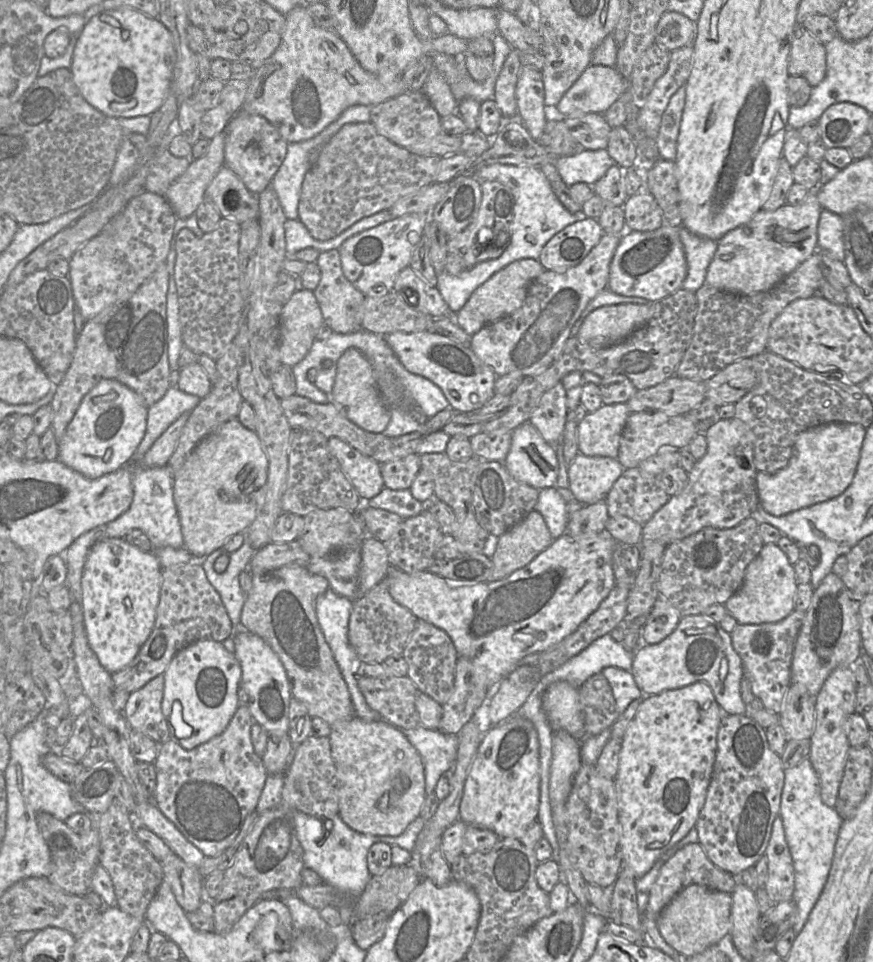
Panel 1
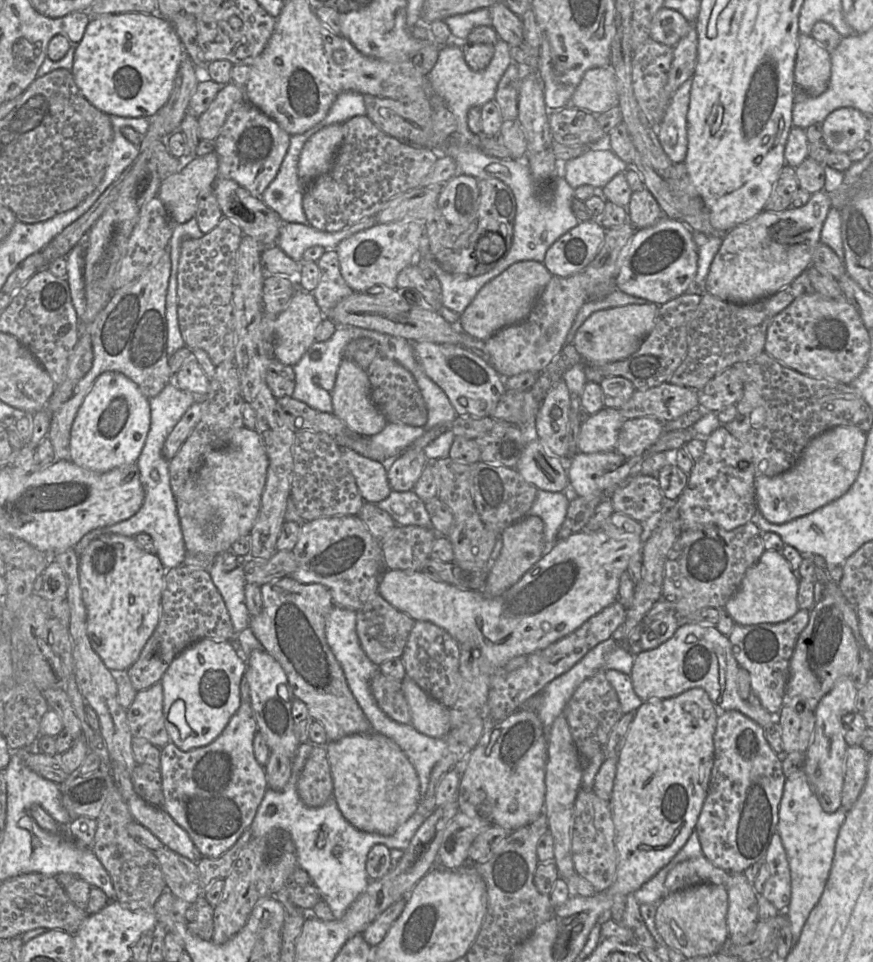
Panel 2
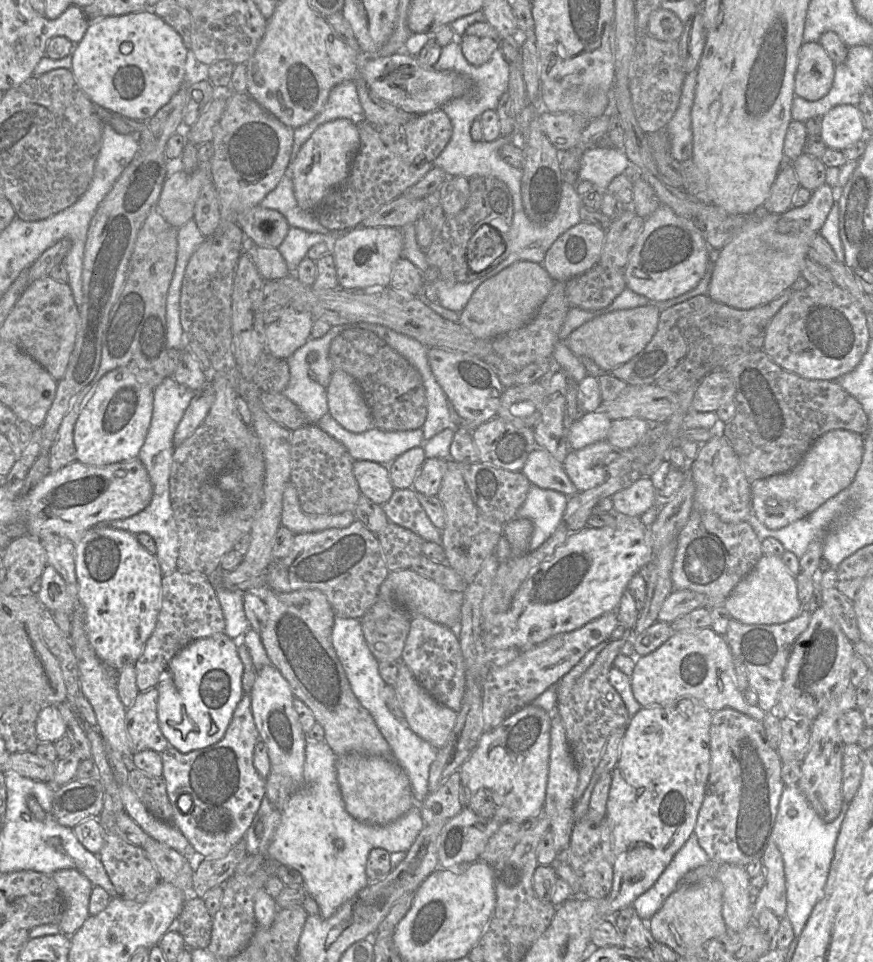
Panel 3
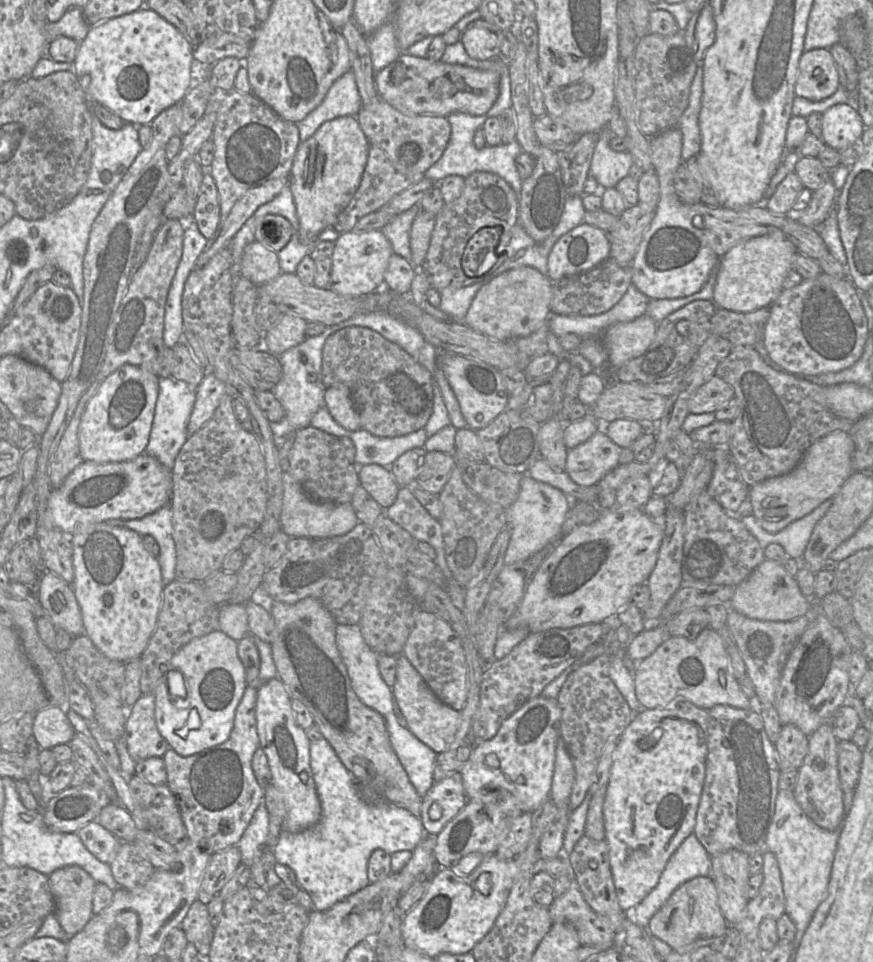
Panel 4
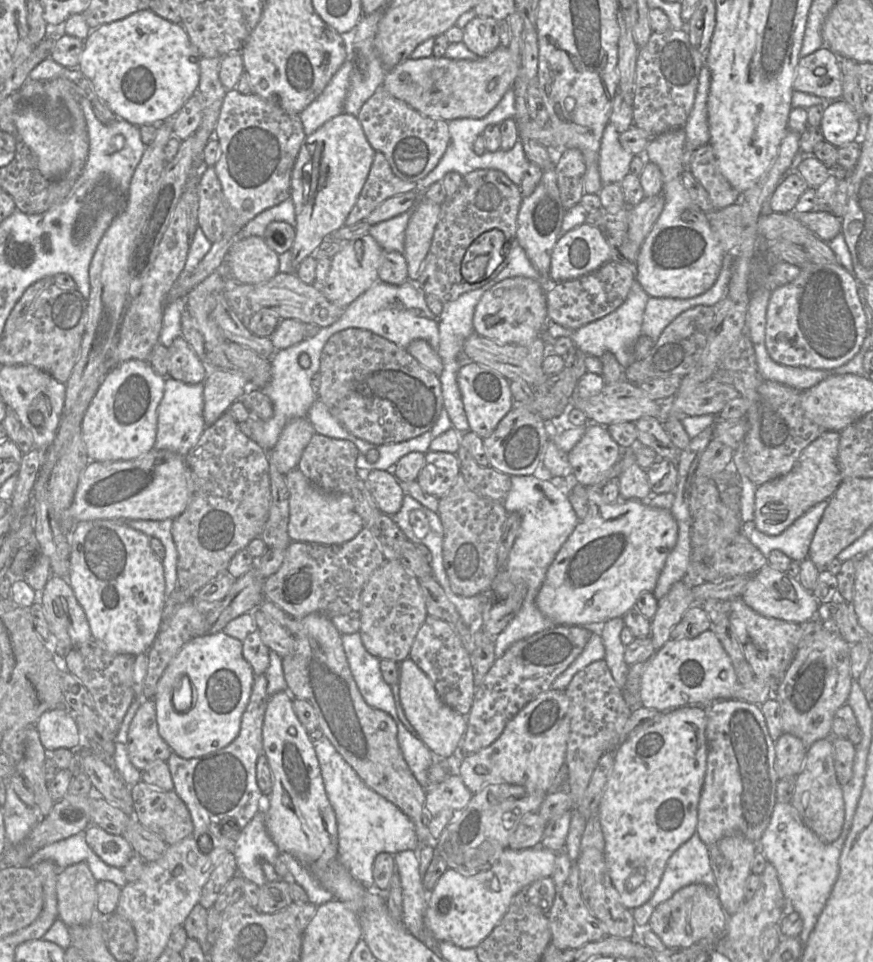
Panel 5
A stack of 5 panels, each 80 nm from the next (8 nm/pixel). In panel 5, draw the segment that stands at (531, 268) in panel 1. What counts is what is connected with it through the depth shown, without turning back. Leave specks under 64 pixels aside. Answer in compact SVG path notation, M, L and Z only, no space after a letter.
M527 277L508 278L484 293L475 307L474 333L501 344L527 345L539 338L548 323L546 292Z

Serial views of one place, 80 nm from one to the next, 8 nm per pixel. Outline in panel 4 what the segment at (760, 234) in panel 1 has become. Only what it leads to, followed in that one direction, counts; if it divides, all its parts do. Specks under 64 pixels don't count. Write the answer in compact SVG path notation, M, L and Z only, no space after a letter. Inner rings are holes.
M829 178L825 184L812 192L812 198L807 208L802 211L792 210L791 213L800 224L815 228L827 218L835 204L837 193L832 179ZM781 231L743 241L719 258L719 272L714 284L713 302L718 308L748 313L769 307L783 291L783 282L792 270L793 257L797 249Z

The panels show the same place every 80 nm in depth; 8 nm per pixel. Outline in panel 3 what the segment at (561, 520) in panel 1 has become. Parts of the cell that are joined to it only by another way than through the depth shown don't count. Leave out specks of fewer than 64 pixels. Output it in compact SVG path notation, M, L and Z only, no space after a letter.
M532 485L516 518L532 521L534 531L528 551L539 548L556 530L566 510L569 497L558 491Z

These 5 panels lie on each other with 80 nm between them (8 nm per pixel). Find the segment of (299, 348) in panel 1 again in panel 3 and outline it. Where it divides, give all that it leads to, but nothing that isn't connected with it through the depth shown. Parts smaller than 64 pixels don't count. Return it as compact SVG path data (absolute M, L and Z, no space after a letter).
M287 307L280 318L266 326L268 351L280 359L288 359L311 338L315 319L309 312Z

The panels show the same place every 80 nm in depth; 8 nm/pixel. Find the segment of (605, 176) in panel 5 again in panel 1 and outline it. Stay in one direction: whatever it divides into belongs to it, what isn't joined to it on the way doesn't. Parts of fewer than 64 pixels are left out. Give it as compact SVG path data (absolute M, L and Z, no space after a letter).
M580 149L572 156L558 157L555 163L558 173L568 187L575 183L594 185L613 165L616 164L607 149Z

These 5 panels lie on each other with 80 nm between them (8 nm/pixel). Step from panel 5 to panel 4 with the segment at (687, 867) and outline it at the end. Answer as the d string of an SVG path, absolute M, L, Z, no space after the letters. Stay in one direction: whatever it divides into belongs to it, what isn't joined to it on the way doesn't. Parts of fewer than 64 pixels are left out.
M692 832L668 860L657 885L631 911L634 922L641 927L647 927L651 917L666 903L680 885L699 876L711 876L711 856Z

